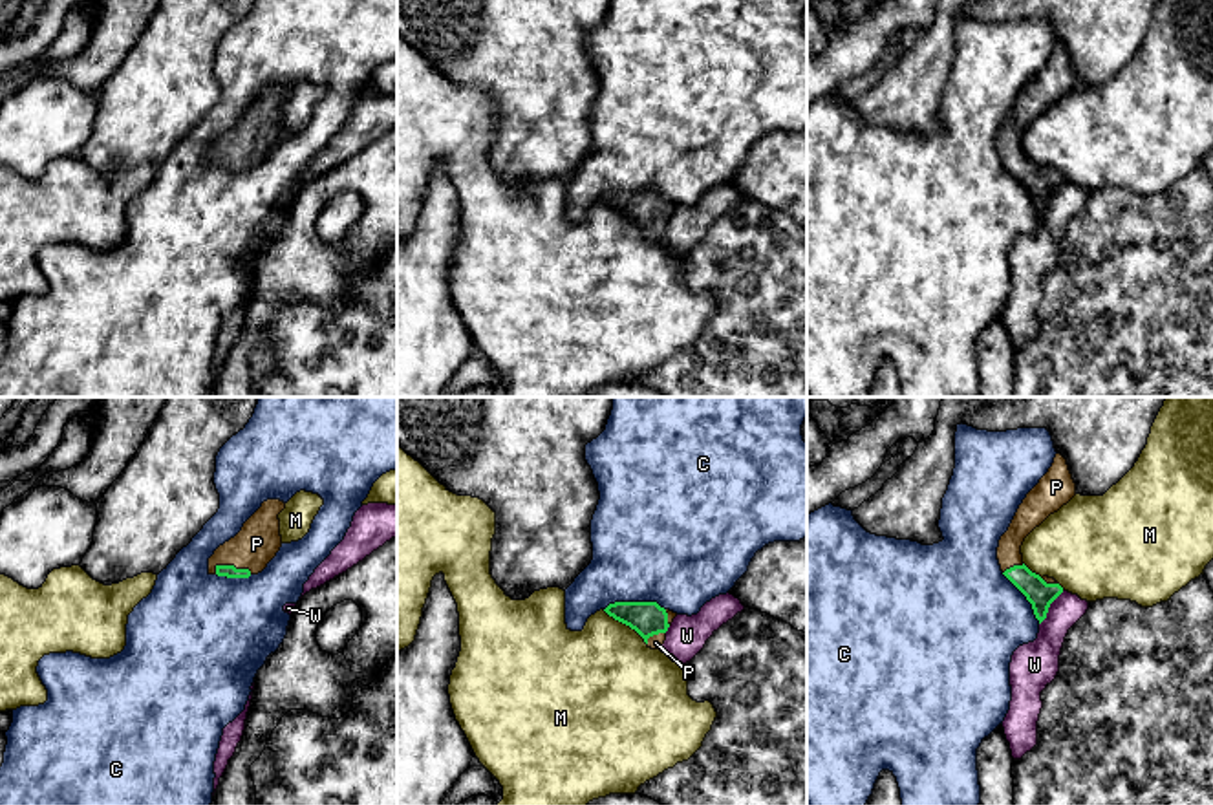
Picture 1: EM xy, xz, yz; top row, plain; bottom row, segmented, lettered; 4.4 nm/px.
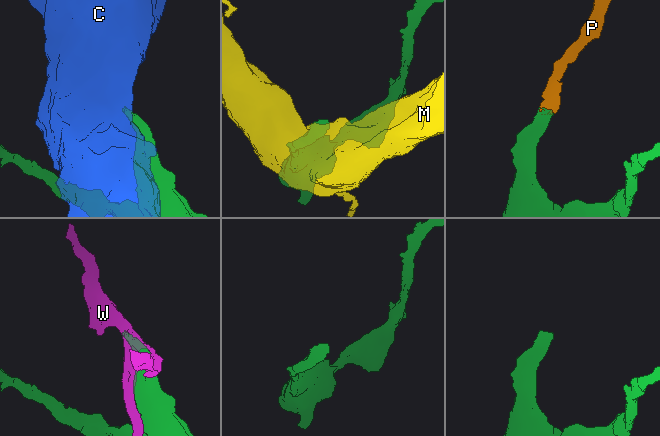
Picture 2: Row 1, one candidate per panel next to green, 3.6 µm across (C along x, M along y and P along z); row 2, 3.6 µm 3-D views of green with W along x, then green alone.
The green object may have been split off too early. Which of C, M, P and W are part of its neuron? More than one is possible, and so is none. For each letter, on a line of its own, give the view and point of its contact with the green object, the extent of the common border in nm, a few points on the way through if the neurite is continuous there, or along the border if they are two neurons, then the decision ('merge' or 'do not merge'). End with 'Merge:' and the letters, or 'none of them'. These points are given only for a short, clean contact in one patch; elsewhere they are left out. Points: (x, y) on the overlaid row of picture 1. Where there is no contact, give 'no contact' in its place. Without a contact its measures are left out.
C: contact xz (633, 602); length 280 nm; do not merge
M: contact xz (626, 624); length 260 nm; do not merge
P: contact xy (233, 566); length 170 nm; way xy (229, 571), (233, 566), (257, 544); merge
W: contact yz (1049, 606); length 190 nm; do not merge
Merge: P

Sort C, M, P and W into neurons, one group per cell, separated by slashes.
C / M / P / W

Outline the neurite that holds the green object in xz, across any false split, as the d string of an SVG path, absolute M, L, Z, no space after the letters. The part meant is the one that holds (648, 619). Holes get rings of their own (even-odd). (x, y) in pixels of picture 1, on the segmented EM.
M615 602L604 611L635 629L651 649L662 648L666 631L677 617L677 613L660 607L657 602Z

